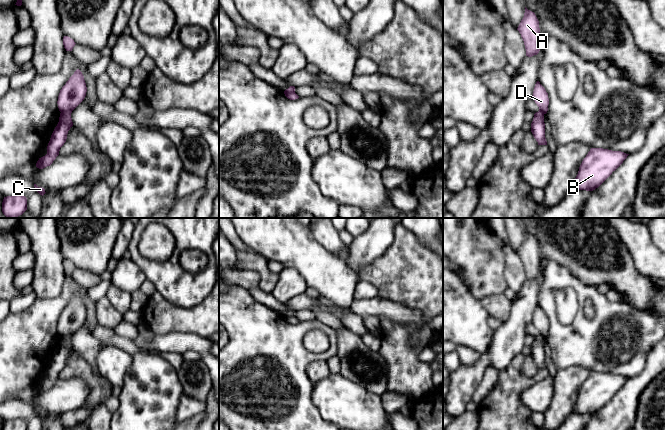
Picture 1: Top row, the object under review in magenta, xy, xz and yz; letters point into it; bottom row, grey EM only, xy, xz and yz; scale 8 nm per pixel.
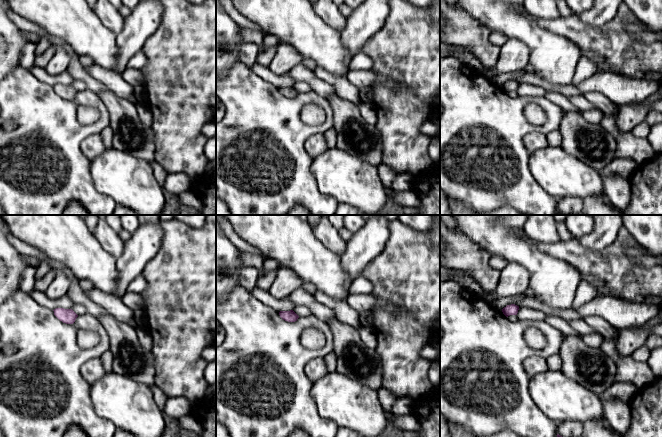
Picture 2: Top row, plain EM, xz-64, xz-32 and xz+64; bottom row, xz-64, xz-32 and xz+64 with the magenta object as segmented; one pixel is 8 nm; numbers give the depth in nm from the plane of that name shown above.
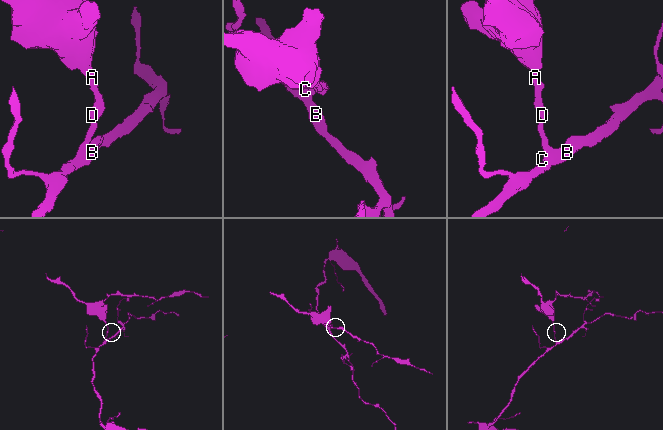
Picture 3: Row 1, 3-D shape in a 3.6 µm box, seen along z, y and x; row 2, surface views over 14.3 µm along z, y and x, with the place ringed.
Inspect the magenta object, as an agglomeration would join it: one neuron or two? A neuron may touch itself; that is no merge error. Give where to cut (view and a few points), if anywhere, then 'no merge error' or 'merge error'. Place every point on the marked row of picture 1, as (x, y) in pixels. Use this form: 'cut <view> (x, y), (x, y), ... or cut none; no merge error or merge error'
cut xy (61, 111), (66, 111), (70, 114); merge error

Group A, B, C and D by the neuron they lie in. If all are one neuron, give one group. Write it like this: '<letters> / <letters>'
A D / B C

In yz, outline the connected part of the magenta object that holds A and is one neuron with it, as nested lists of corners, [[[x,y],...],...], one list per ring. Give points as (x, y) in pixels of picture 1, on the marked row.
[[[525,7],[524,17],[517,30],[524,41],[526,56],[532,57],[537,55],[540,47],[545,44],[545,39],[541,36],[539,21],[535,13]]]

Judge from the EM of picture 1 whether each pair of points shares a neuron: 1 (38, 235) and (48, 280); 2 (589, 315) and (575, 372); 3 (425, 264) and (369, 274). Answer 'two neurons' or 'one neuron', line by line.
1: one neuron
2: two neurons
3: one neuron

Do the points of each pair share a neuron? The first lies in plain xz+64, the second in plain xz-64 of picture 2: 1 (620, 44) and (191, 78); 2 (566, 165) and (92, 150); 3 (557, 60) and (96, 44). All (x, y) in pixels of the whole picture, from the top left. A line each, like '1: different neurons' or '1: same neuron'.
1: same neuron
2: different neurons
3: same neuron

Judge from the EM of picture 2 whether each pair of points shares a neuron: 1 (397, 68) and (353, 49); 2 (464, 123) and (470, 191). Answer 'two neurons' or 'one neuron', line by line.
1: two neurons
2: one neuron

